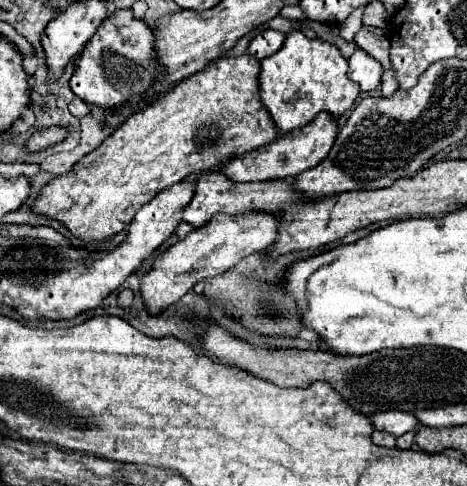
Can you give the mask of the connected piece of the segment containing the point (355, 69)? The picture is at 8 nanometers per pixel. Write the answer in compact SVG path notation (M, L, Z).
M356 50L348 62L350 62L350 70L348 70L350 80L356 82L356 84L360 84L360 88L364 92L376 90L380 86L382 66L380 66L378 60L374 60L372 56L368 56L368 52Z

